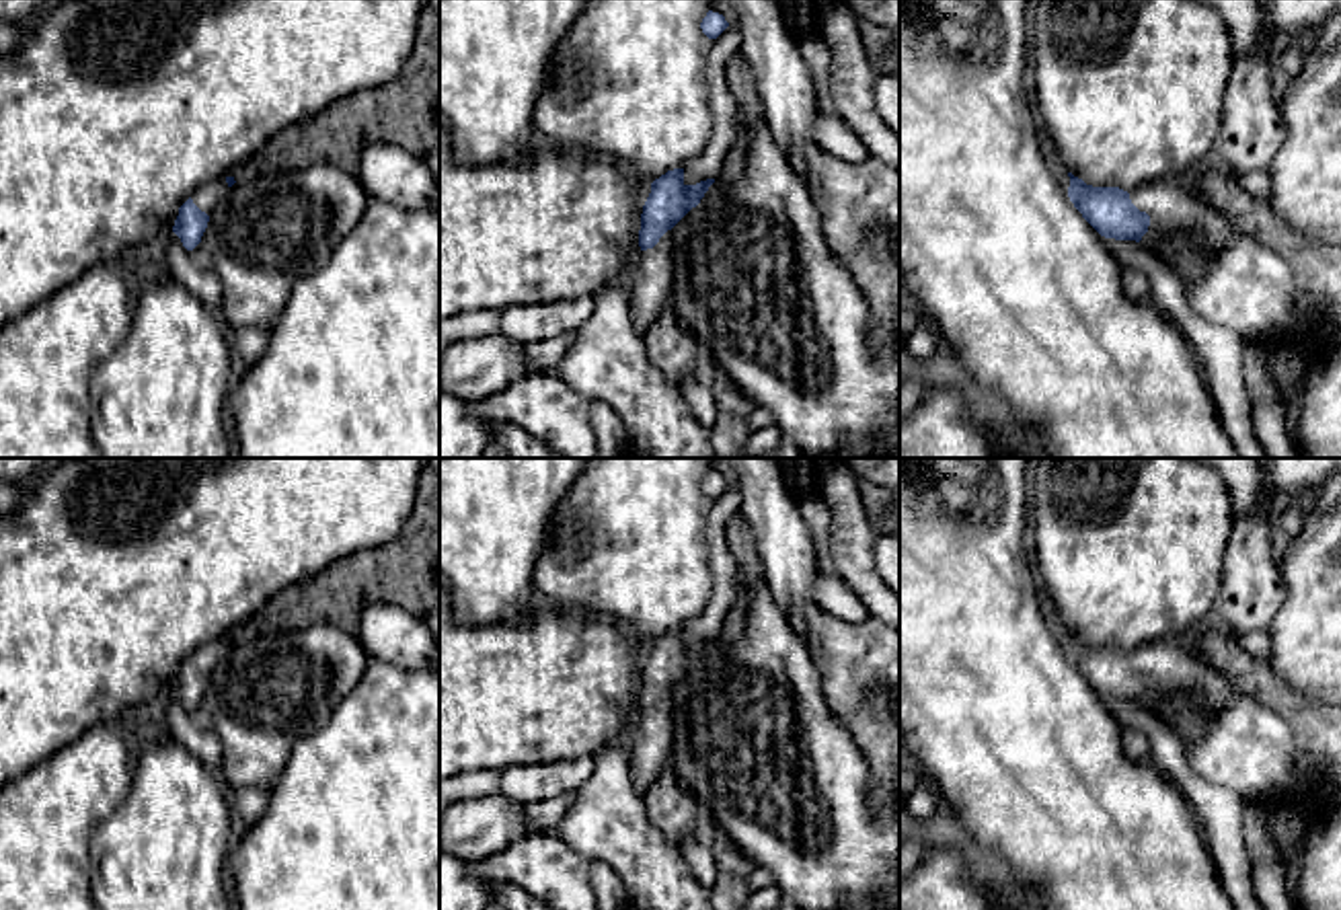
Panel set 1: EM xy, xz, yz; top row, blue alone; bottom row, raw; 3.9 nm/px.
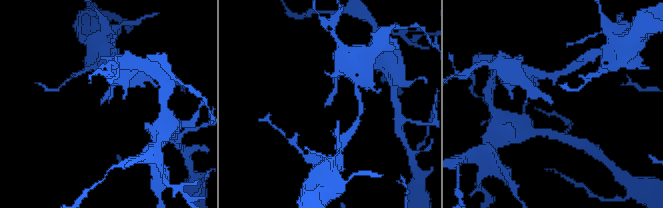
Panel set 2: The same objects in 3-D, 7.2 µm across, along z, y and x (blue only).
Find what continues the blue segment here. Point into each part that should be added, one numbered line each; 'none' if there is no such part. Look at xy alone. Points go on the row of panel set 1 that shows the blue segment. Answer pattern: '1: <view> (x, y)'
1: xy (206, 198)

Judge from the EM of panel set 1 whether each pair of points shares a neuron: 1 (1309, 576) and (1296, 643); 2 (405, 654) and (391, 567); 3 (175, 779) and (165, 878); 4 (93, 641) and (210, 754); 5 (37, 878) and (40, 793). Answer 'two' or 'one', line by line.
1: one
2: two
3: one
4: two
5: one

